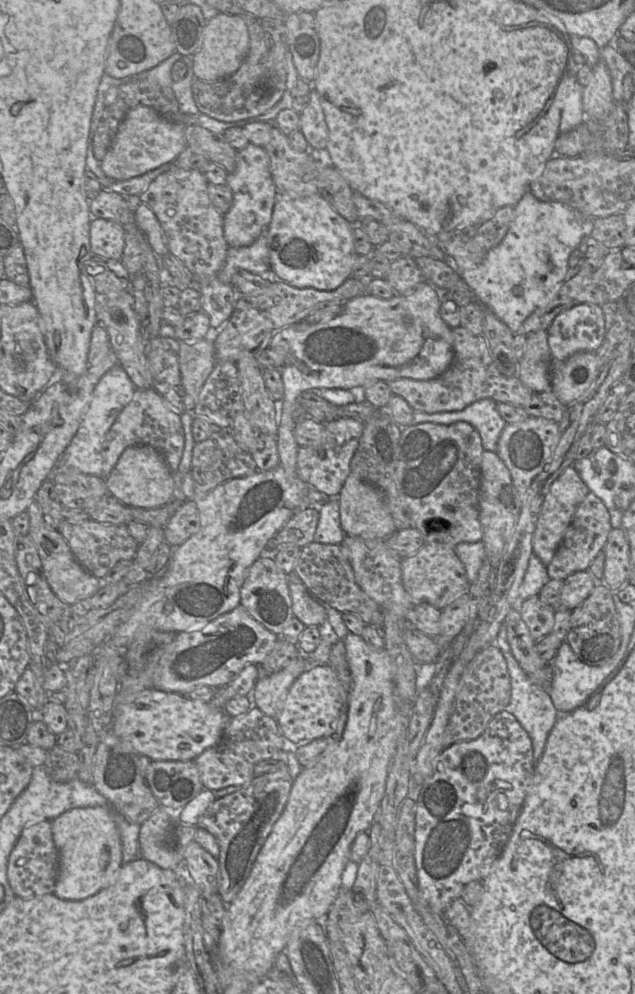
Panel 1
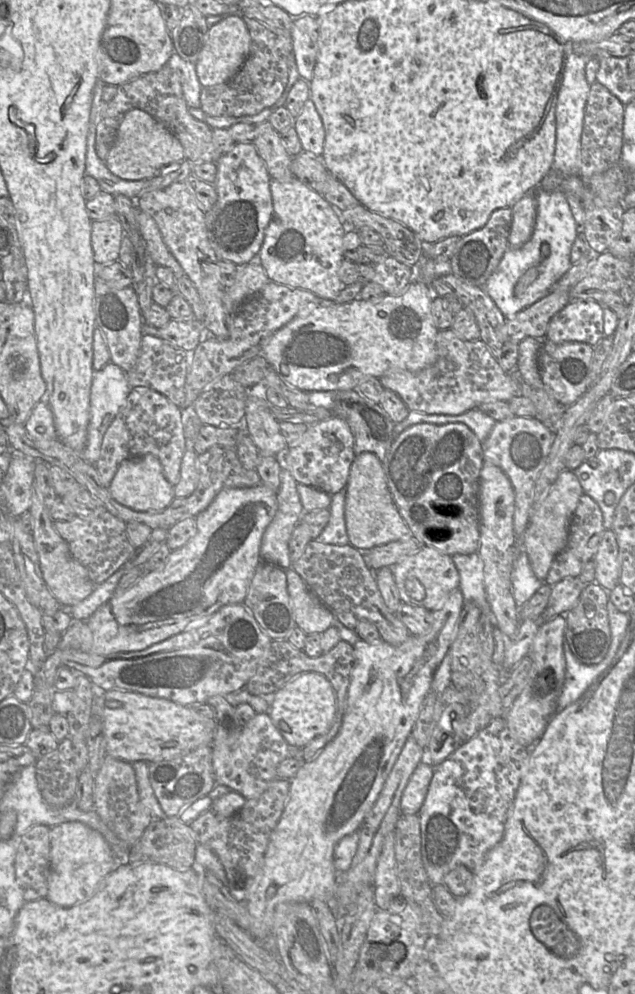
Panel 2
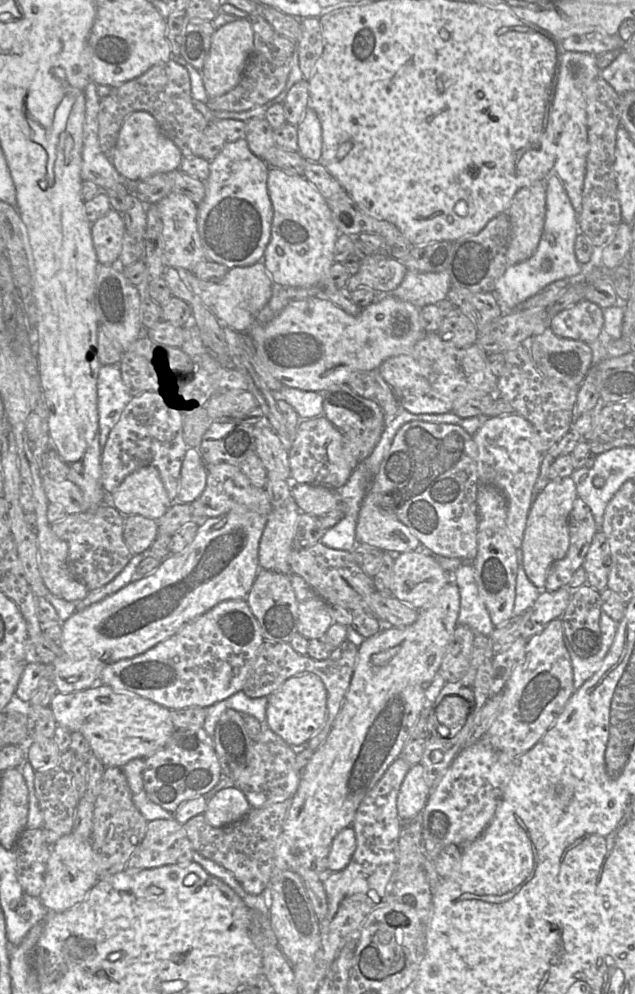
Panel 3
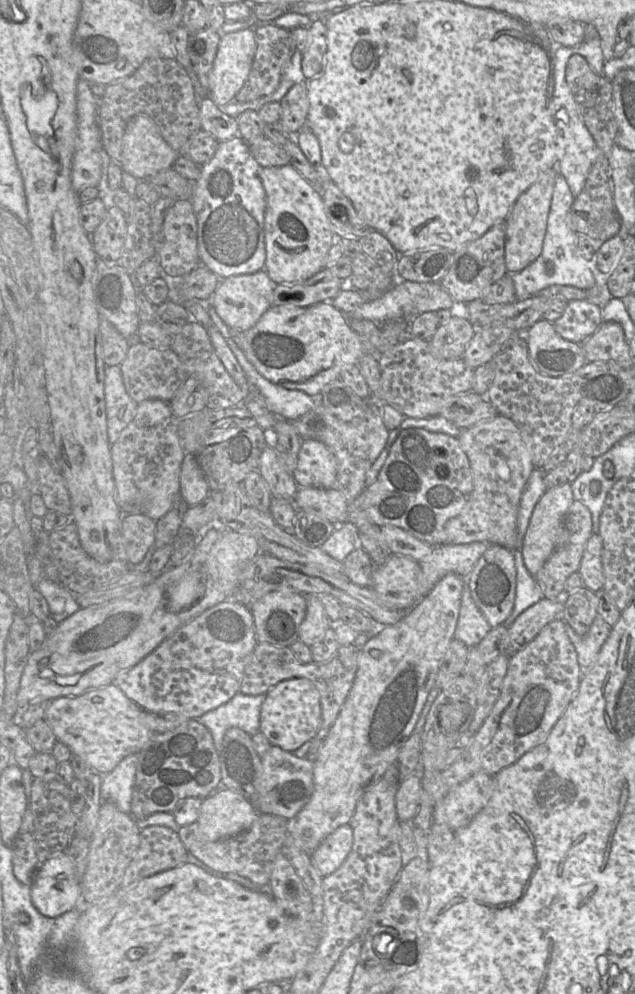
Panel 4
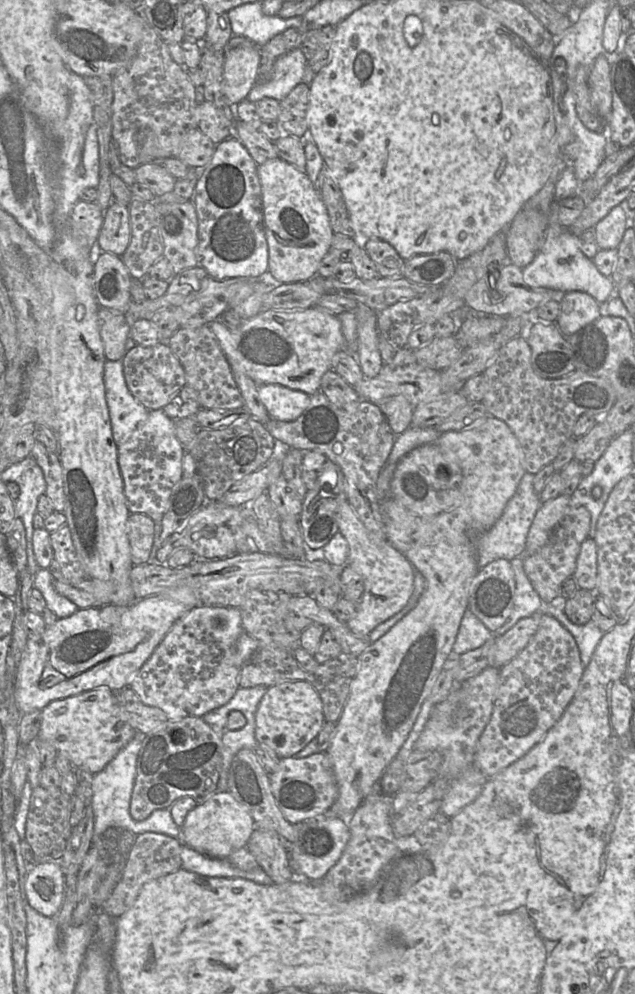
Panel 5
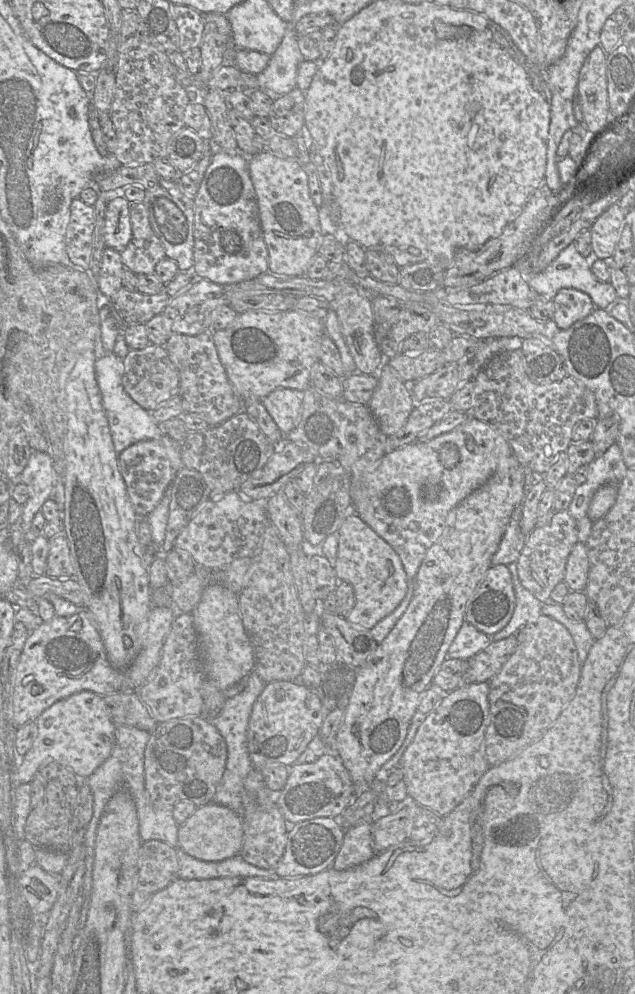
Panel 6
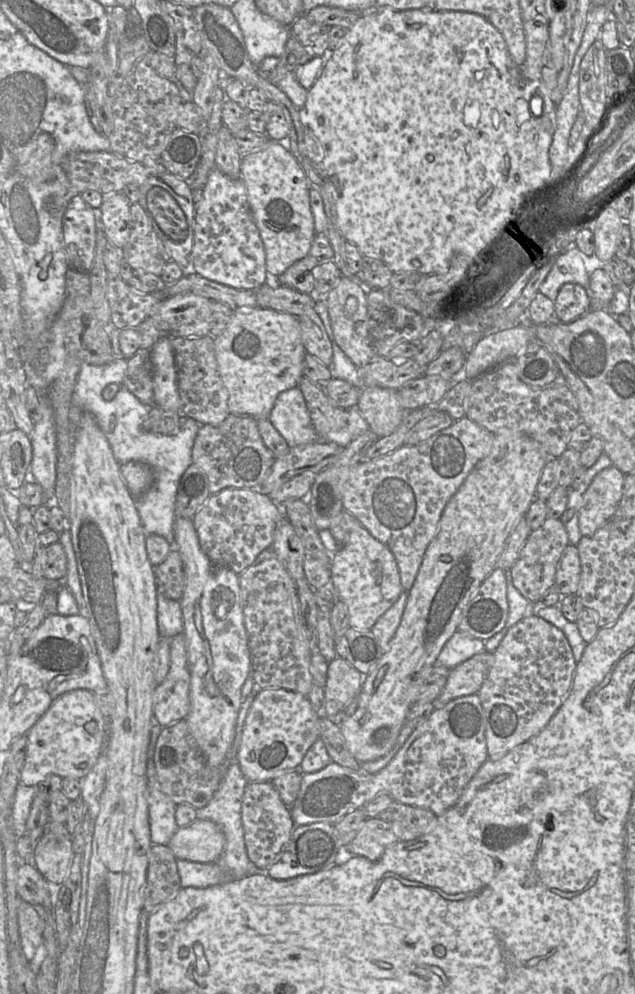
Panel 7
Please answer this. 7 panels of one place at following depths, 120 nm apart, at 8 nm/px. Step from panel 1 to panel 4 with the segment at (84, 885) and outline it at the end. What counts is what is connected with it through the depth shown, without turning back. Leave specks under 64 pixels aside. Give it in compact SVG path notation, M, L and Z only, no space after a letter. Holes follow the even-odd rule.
M63 851L39 865L31 886L31 899L44 916L57 918L81 901L81 881L77 879L72 856Z

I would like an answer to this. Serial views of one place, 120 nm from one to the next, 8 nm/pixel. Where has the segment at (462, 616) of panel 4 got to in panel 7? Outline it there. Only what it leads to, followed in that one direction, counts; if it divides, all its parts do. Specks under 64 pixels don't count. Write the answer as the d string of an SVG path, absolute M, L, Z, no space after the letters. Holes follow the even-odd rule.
M457 630L442 648L434 665L453 669L472 656L485 651L485 641Z

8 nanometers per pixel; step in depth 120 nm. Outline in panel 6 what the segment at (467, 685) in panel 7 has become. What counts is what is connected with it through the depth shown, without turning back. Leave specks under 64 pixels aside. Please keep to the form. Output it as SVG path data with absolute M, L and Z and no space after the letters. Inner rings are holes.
M517 635L491 641L482 651L469 660L464 684L489 682L513 654L518 644Z

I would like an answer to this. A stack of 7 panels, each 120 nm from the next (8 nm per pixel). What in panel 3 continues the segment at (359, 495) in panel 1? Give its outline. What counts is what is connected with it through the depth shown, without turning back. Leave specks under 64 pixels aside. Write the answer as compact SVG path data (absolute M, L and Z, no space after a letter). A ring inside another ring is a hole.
M363 500L356 524L356 544L366 544L393 555L416 551L418 539L396 516Z

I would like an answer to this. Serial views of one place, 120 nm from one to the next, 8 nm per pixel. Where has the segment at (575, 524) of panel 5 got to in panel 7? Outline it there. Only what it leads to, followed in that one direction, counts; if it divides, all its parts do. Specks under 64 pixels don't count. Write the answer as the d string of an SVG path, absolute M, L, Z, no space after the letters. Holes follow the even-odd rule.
M547 518L539 528L532 530L527 537L510 570L513 585L533 604L540 603L548 589L555 585L557 566L568 544L567 530L559 518Z

